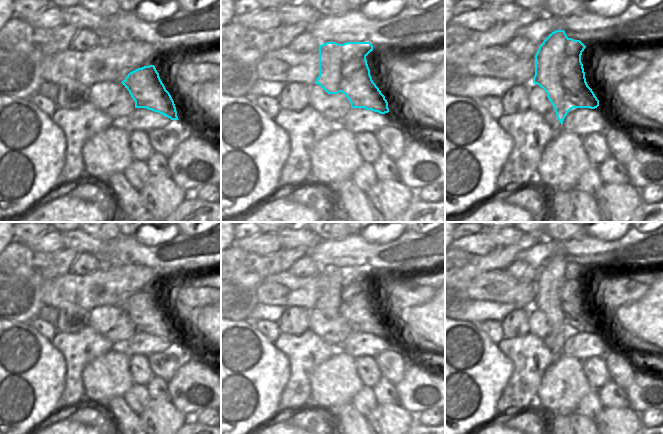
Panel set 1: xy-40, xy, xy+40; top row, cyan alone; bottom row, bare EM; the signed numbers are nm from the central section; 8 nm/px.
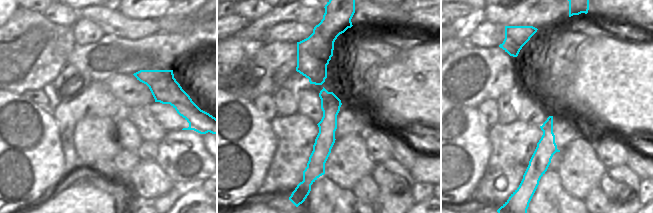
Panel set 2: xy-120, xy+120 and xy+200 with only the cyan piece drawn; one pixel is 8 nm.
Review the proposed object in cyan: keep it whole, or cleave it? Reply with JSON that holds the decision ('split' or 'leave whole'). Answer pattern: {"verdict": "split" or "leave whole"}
{"verdict": "split"}

